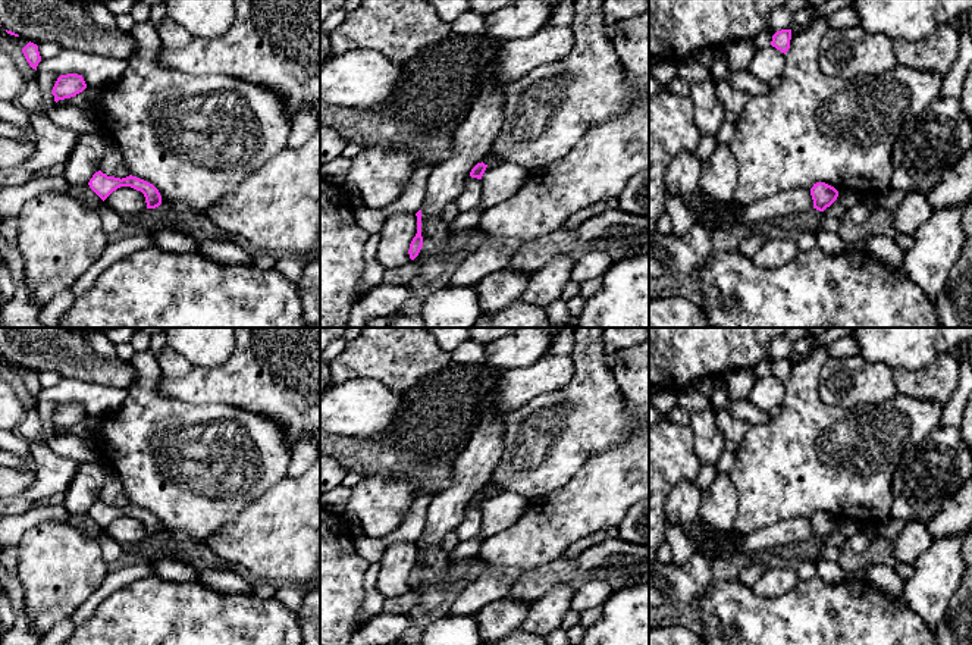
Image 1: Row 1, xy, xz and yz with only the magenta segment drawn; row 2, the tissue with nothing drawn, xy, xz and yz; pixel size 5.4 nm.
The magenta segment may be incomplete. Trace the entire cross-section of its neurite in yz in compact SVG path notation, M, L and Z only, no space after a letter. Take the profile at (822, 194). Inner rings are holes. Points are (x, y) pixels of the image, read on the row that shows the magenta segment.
M816 182L810 188L810 195L813 200L813 209L824 212L837 200L838 191L825 182Z

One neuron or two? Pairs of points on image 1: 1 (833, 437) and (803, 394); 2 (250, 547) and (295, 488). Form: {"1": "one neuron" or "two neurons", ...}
{"1": "one neuron", "2": "one neuron"}

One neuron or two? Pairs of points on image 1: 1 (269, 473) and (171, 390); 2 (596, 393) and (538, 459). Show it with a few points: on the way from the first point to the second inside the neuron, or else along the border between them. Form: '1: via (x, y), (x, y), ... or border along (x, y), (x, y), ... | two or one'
1: border along (156, 384), (166, 395), (194, 403), (218, 404) | two
2: via (588, 409), (554, 442) | one

